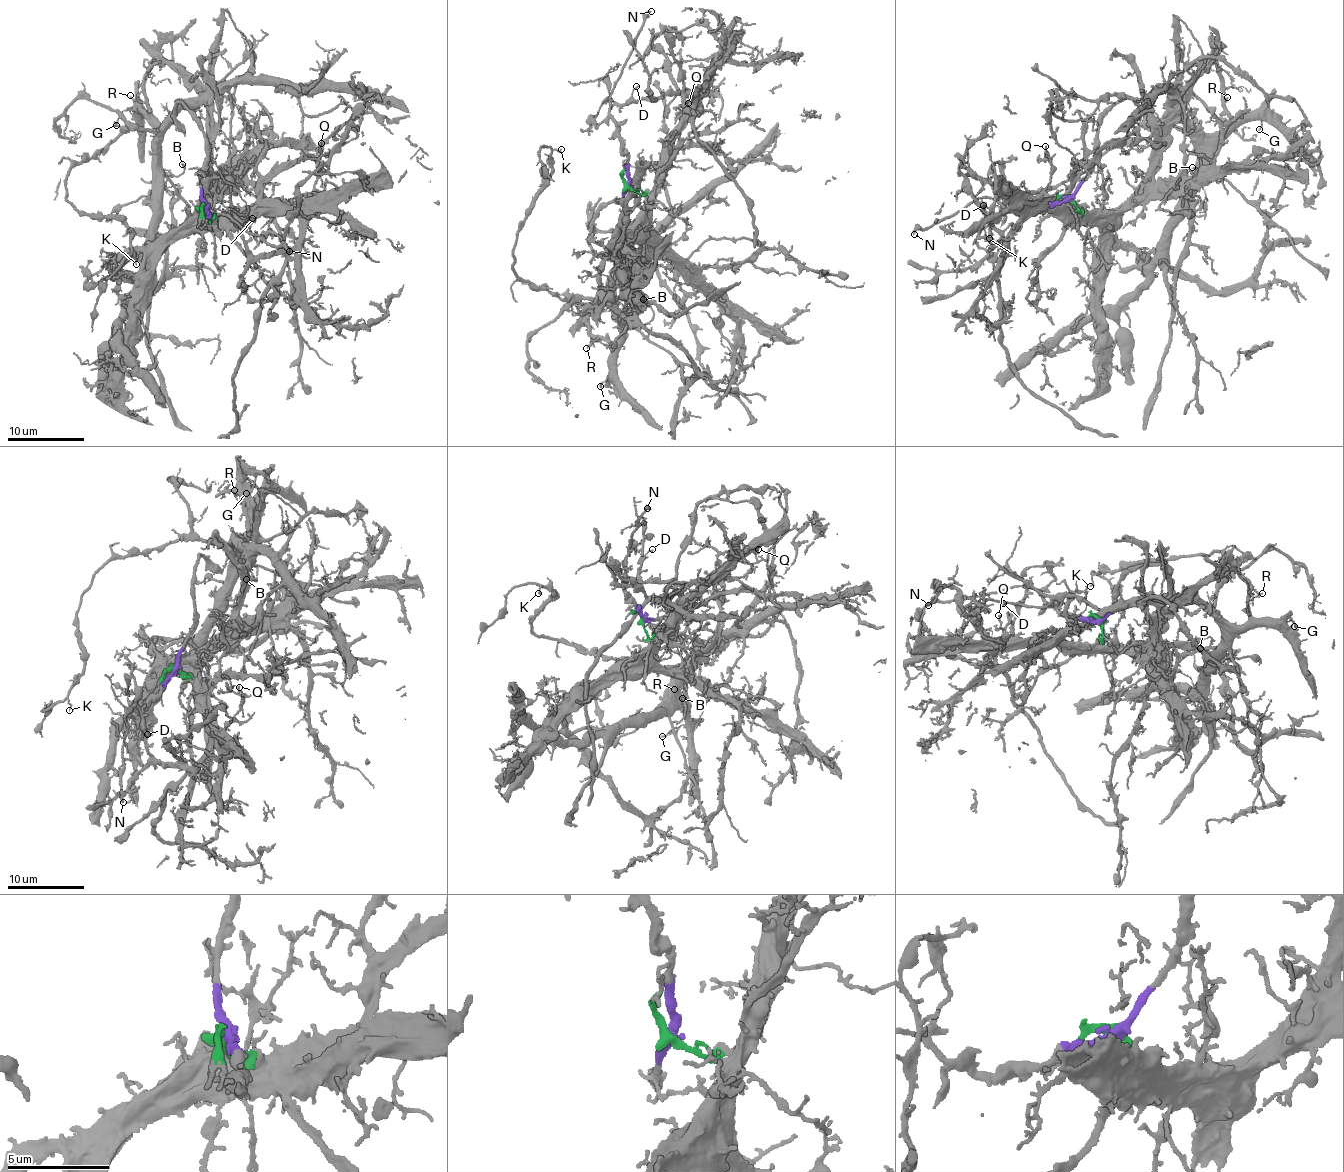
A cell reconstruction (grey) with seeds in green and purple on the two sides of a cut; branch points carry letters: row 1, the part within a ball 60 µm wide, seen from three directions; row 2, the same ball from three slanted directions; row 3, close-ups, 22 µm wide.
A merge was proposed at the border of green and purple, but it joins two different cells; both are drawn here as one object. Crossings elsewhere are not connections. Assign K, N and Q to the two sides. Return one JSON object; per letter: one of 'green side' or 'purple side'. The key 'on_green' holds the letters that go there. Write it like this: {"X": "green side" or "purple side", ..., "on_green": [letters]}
{"K": "purple side", "N": "purple side", "Q": "green side", "on_green": ["Q"]}

